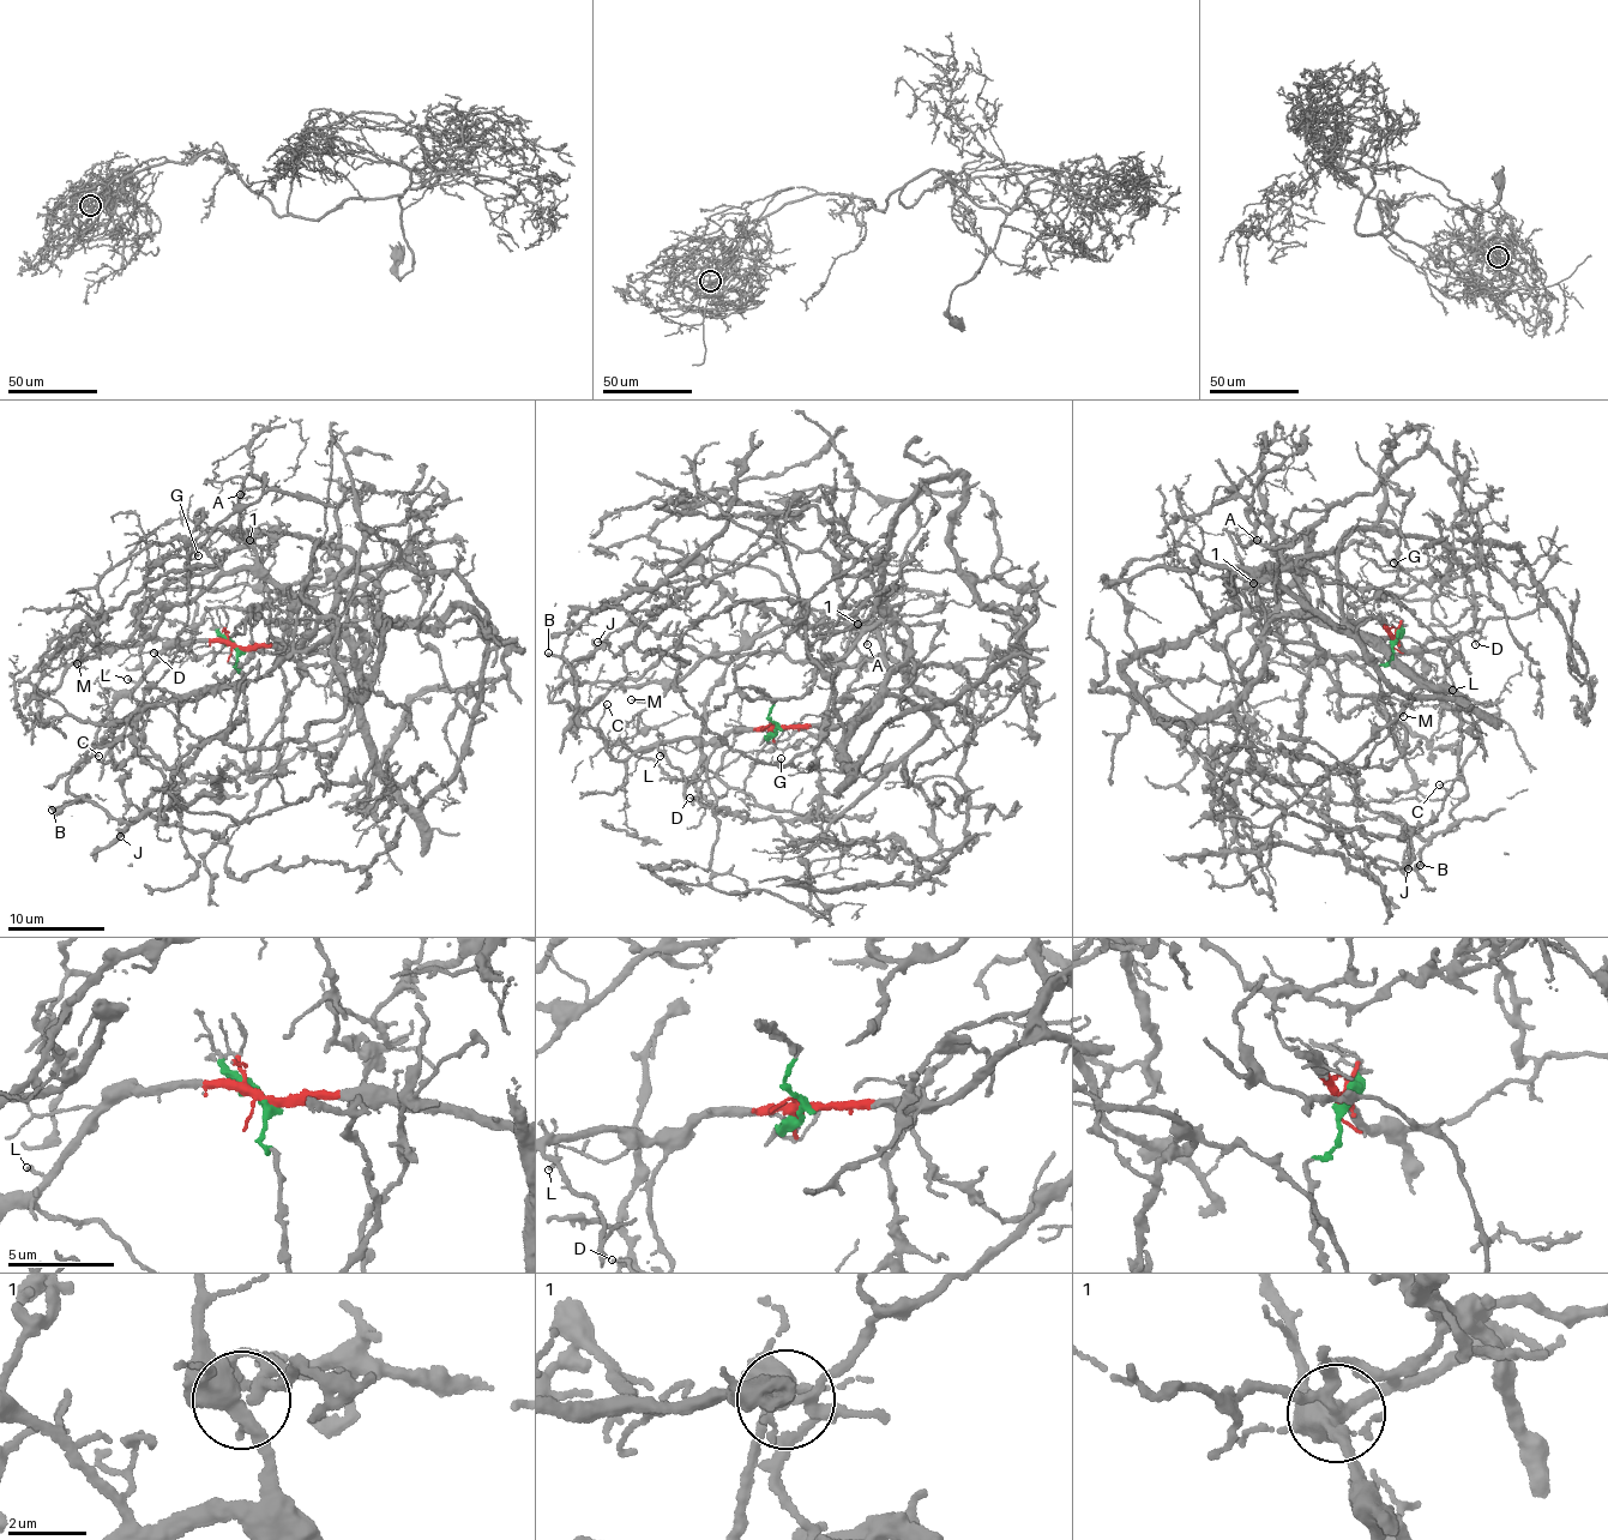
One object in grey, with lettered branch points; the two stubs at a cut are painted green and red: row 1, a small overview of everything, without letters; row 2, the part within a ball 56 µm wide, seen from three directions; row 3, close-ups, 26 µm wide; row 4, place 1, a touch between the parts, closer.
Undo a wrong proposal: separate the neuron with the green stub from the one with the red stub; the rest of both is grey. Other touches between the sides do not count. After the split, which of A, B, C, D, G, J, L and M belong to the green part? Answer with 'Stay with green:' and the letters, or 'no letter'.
Stay with green: B, J

